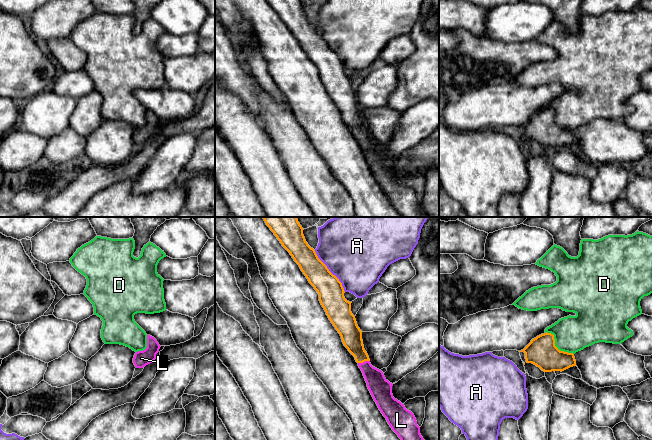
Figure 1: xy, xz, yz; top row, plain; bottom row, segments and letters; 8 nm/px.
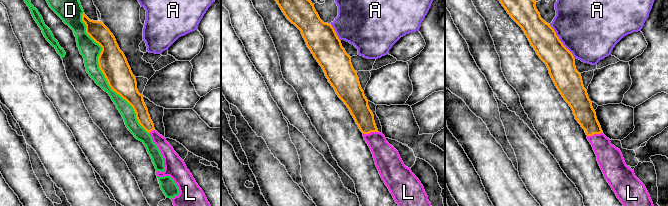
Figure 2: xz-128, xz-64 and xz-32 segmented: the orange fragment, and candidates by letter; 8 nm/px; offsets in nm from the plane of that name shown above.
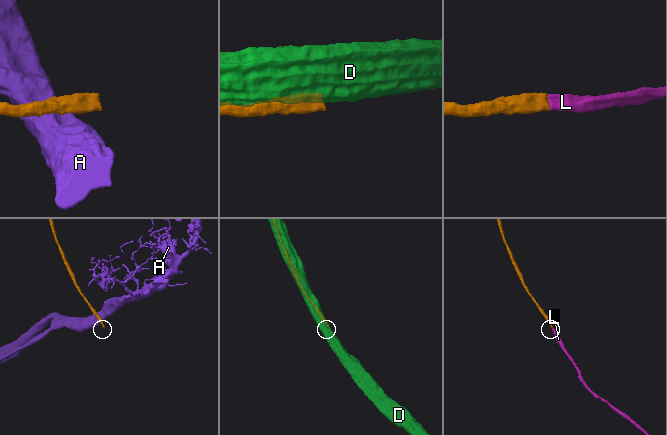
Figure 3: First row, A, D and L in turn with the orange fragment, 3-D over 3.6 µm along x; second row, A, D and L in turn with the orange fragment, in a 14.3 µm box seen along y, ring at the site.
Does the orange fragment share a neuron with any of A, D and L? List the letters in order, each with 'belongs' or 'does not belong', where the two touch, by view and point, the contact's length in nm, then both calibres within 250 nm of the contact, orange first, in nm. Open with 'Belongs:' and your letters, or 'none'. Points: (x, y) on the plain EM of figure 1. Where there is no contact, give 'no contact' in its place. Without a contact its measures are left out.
Belongs: L
A: does not belong; contact xz (329, 47); length 420 nm; calibres 200 and 480 nm
D: does not belong; contact yz (554, 121); length 300 nm; calibres 240 and 280 nm
L: belongs; contact xz (363, 137); length 100 nm; calibres 170 and 170 nm

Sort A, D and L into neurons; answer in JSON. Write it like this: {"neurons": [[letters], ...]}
{"neurons": [["A"], ["D"], ["L"]]}

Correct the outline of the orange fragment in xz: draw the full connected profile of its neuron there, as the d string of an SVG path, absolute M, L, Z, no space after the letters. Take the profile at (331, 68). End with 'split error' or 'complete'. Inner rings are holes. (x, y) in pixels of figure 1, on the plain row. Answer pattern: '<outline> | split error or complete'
M266 0L282 22L290 29L309 59L319 70L319 77L329 96L341 112L344 122L355 133L367 163L379 186L401 217L425 217L414 190L392 170L392 162L383 148L370 139L364 125L362 107L351 88L351 79L344 73L339 55L318 34L303 11L300 0Z | split error

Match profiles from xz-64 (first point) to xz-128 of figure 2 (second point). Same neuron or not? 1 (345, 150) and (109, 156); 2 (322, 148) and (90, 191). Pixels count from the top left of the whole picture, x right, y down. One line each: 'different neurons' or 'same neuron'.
1: different neurons
2: different neurons

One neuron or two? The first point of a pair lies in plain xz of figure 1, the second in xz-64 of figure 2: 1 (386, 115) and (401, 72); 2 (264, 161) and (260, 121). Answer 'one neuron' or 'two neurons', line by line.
1: two neurons
2: two neurons

